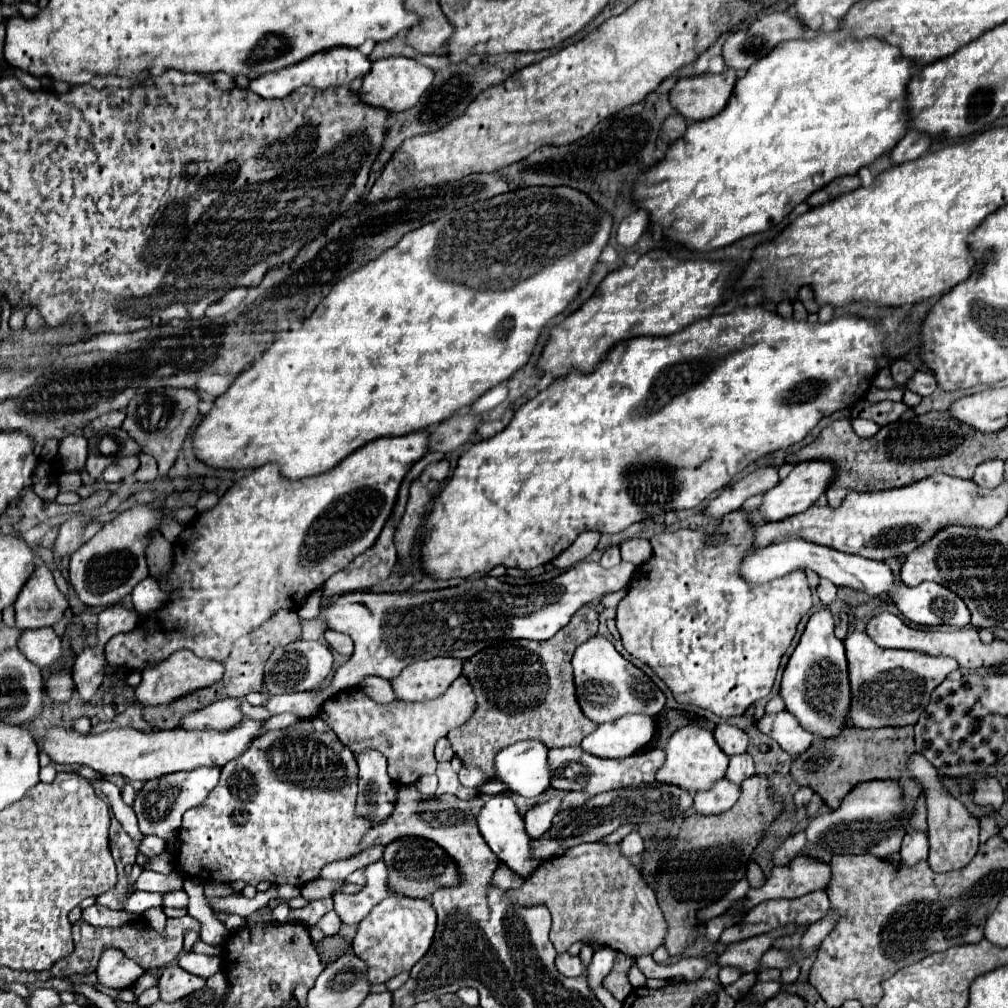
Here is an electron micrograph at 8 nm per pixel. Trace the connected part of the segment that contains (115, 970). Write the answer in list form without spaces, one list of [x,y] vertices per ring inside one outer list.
[[[105,949],[95,973],[103,987],[129,989],[145,971],[135,961],[125,957],[121,951]]]

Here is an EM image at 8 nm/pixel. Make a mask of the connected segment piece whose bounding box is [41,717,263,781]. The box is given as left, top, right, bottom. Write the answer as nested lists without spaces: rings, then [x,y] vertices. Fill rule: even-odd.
[[[247,717],[243,719],[241,725],[223,733],[221,731],[187,731],[187,729],[143,733],[137,729],[111,729],[99,735],[91,735],[91,733],[81,735],[75,729],[51,727],[45,733],[41,751],[45,751],[59,765],[87,765],[103,777],[123,775],[127,779],[149,781],[149,779],[175,773],[175,771],[191,771],[201,765],[223,767],[231,759],[237,759],[239,755],[243,755],[243,751],[255,739],[261,725],[263,721],[253,721]]]

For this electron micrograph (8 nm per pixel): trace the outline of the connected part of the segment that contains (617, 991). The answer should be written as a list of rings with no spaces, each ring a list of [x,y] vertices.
[[[617,953],[615,957],[615,965],[611,969],[611,973],[605,977],[603,981],[603,987],[619,1001],[623,1001],[629,993],[631,993],[631,983],[627,979],[627,969],[633,965],[633,959],[629,959],[627,955],[623,953]]]

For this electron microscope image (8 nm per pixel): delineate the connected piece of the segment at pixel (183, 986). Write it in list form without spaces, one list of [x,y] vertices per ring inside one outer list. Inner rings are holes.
[[[169,965],[163,975],[159,977],[159,993],[161,993],[161,999],[165,1003],[173,1003],[173,1001],[179,1001],[183,999],[185,995],[201,989],[205,985],[205,979],[201,977],[195,977],[191,973],[187,973],[185,969],[181,969],[179,965]]]

